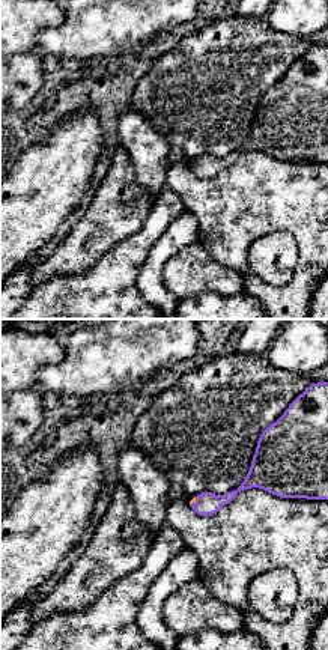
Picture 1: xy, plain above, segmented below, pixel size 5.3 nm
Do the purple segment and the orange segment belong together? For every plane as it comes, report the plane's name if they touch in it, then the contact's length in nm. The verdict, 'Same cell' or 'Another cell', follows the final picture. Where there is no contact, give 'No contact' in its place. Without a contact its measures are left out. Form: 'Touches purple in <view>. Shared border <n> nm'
Touches purple in xy. Shared border 60 nm

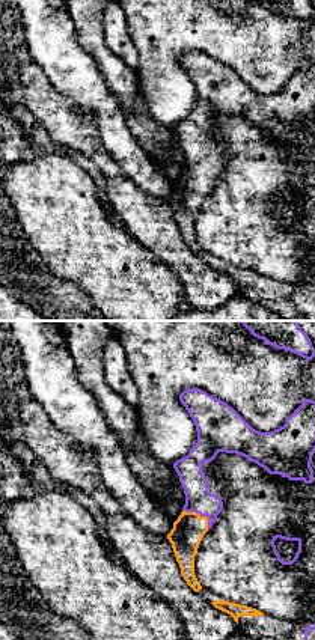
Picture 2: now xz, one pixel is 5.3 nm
Touches purple in xz. Shared border 180 nm

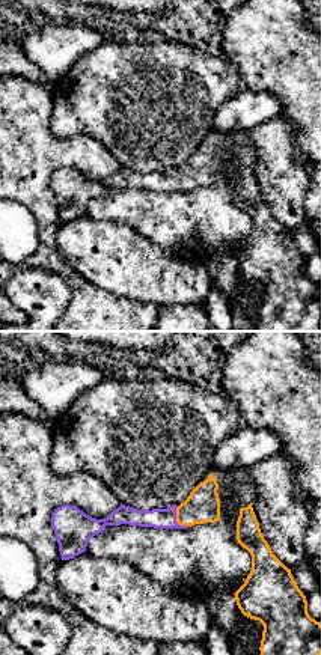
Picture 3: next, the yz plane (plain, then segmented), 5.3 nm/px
Touches purple in yz. Shared border 130 nm

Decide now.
Same cell

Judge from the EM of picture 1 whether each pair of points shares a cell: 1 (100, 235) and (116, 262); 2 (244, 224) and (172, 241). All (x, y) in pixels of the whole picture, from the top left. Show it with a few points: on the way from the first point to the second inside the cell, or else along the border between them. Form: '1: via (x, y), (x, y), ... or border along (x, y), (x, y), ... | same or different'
1: border along (139, 229), (122, 238), (89, 268), (82, 271) | different
2: border along (185, 209), (196, 221), (199, 239) | different

